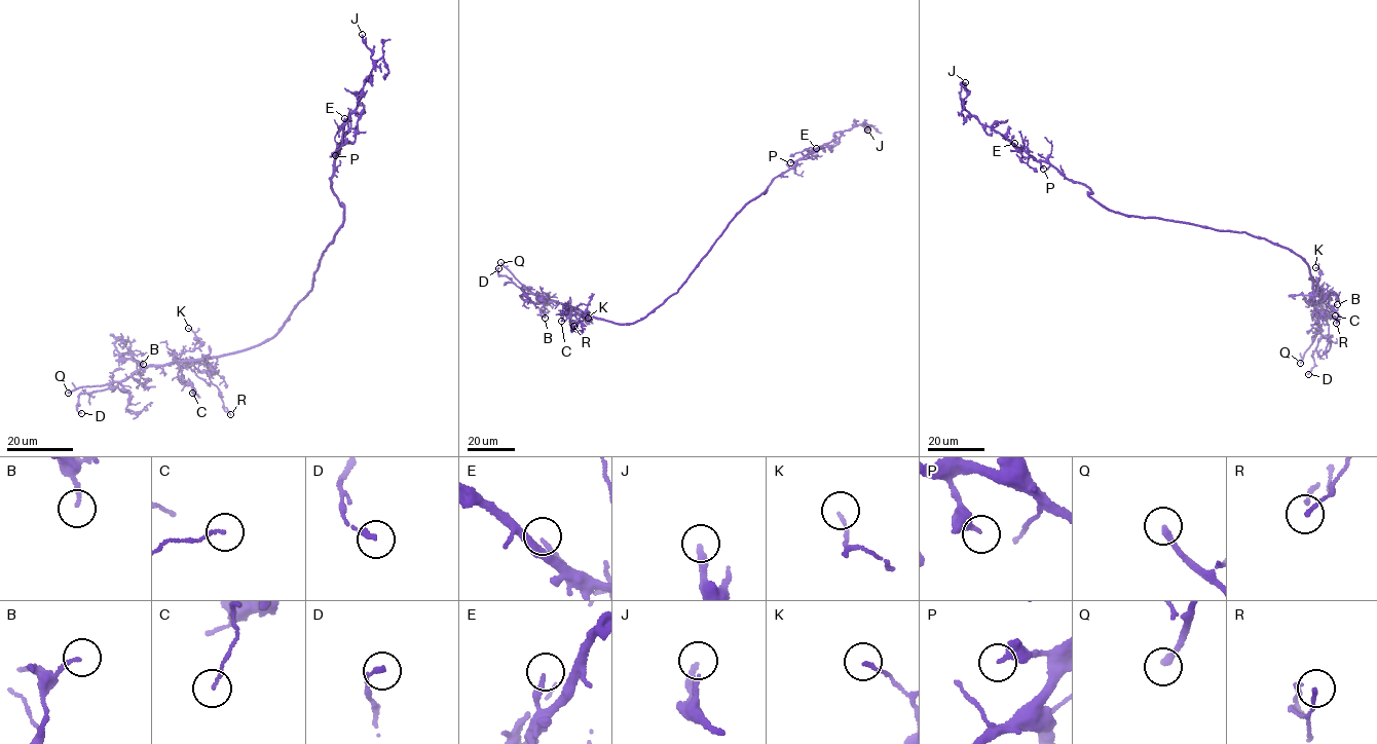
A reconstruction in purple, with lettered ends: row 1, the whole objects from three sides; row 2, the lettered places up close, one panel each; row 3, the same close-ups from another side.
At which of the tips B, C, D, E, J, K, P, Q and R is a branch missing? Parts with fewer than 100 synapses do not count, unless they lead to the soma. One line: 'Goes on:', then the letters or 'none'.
Goes on: Q

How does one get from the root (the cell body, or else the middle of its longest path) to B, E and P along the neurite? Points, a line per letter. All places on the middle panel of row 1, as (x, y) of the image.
B: (700, 261), (676, 292), (632, 323), (597, 319), (538, 296), (545, 318)
E: (700, 261), (740, 210), (766, 190), (765, 193), (772, 180), (816, 148)
P: (700, 261), (740, 210), (766, 190), (765, 193), (772, 180), (794, 165), (794, 161), (790, 162)

